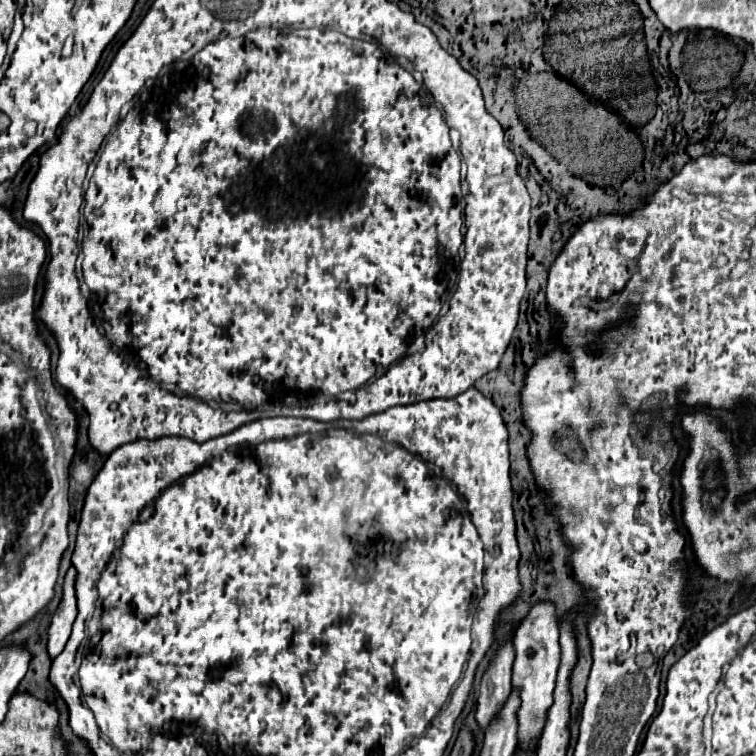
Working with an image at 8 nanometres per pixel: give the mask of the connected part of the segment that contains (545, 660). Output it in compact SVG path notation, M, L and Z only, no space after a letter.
M537 601L531 605L529 613L521 621L515 633L515 663L513 663L513 685L521 687L521 709L519 709L519 743L525 747L531 739L541 737L547 709L553 703L553 687L559 667L559 625L557 625L557 609L553 601Z

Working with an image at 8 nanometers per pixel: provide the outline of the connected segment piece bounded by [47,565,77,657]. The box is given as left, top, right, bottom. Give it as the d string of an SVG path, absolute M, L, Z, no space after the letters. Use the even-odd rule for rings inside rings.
M71 565L67 575L65 575L65 581L63 581L63 599L61 599L61 603L59 603L55 615L53 615L51 627L49 627L47 649L49 649L51 657L57 657L57 653L61 653L61 649L65 647L65 643L69 639L69 633L71 633L71 625L73 625L73 621L77 617L75 577L77 577L77 571Z

